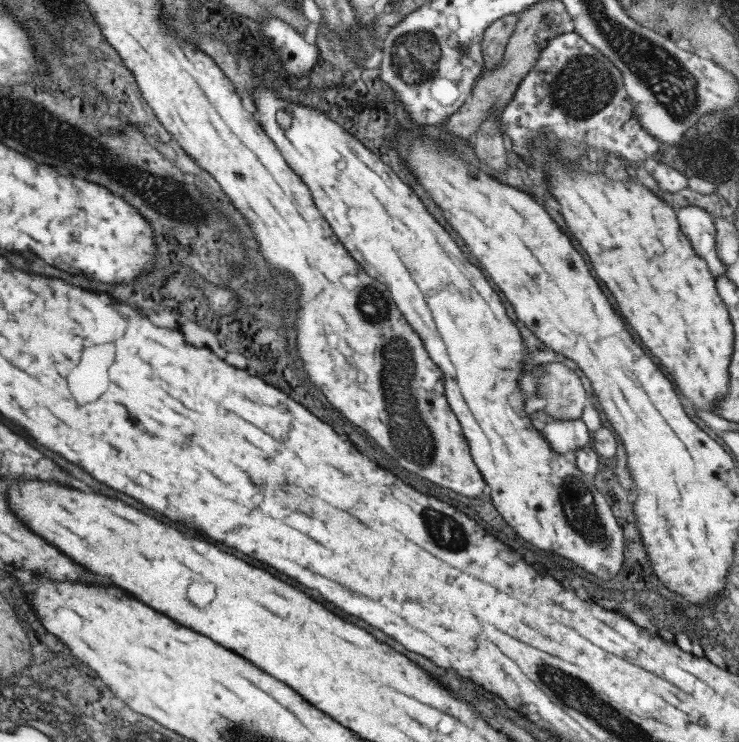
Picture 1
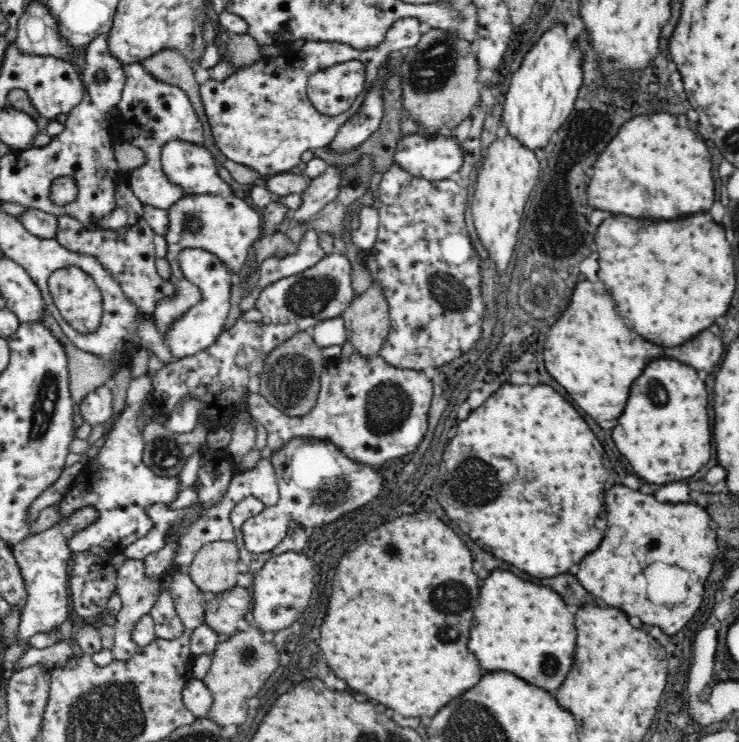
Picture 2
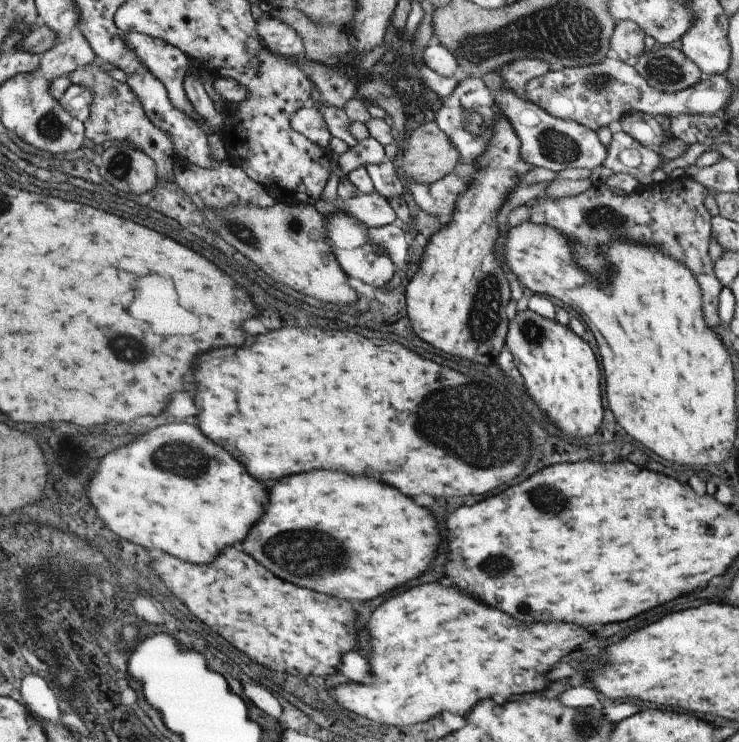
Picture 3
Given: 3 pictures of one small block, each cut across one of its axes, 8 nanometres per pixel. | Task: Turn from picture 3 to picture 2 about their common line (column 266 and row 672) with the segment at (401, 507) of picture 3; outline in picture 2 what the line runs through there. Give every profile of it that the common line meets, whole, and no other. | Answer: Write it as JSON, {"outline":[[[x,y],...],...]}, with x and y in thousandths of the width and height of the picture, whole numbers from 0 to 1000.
{"outline":[[[668,768],[652,787],[650,811],[641,825],[641,844],[636,849],[633,873],[641,879],[644,889],[650,889],[652,900],[663,906],[679,903],[679,906],[698,908],[714,922],[747,933],[760,925],[777,892],[777,873],[779,873],[777,827],[769,825],[769,817],[760,811],[760,806],[750,795],[704,782],[693,771]]]}

